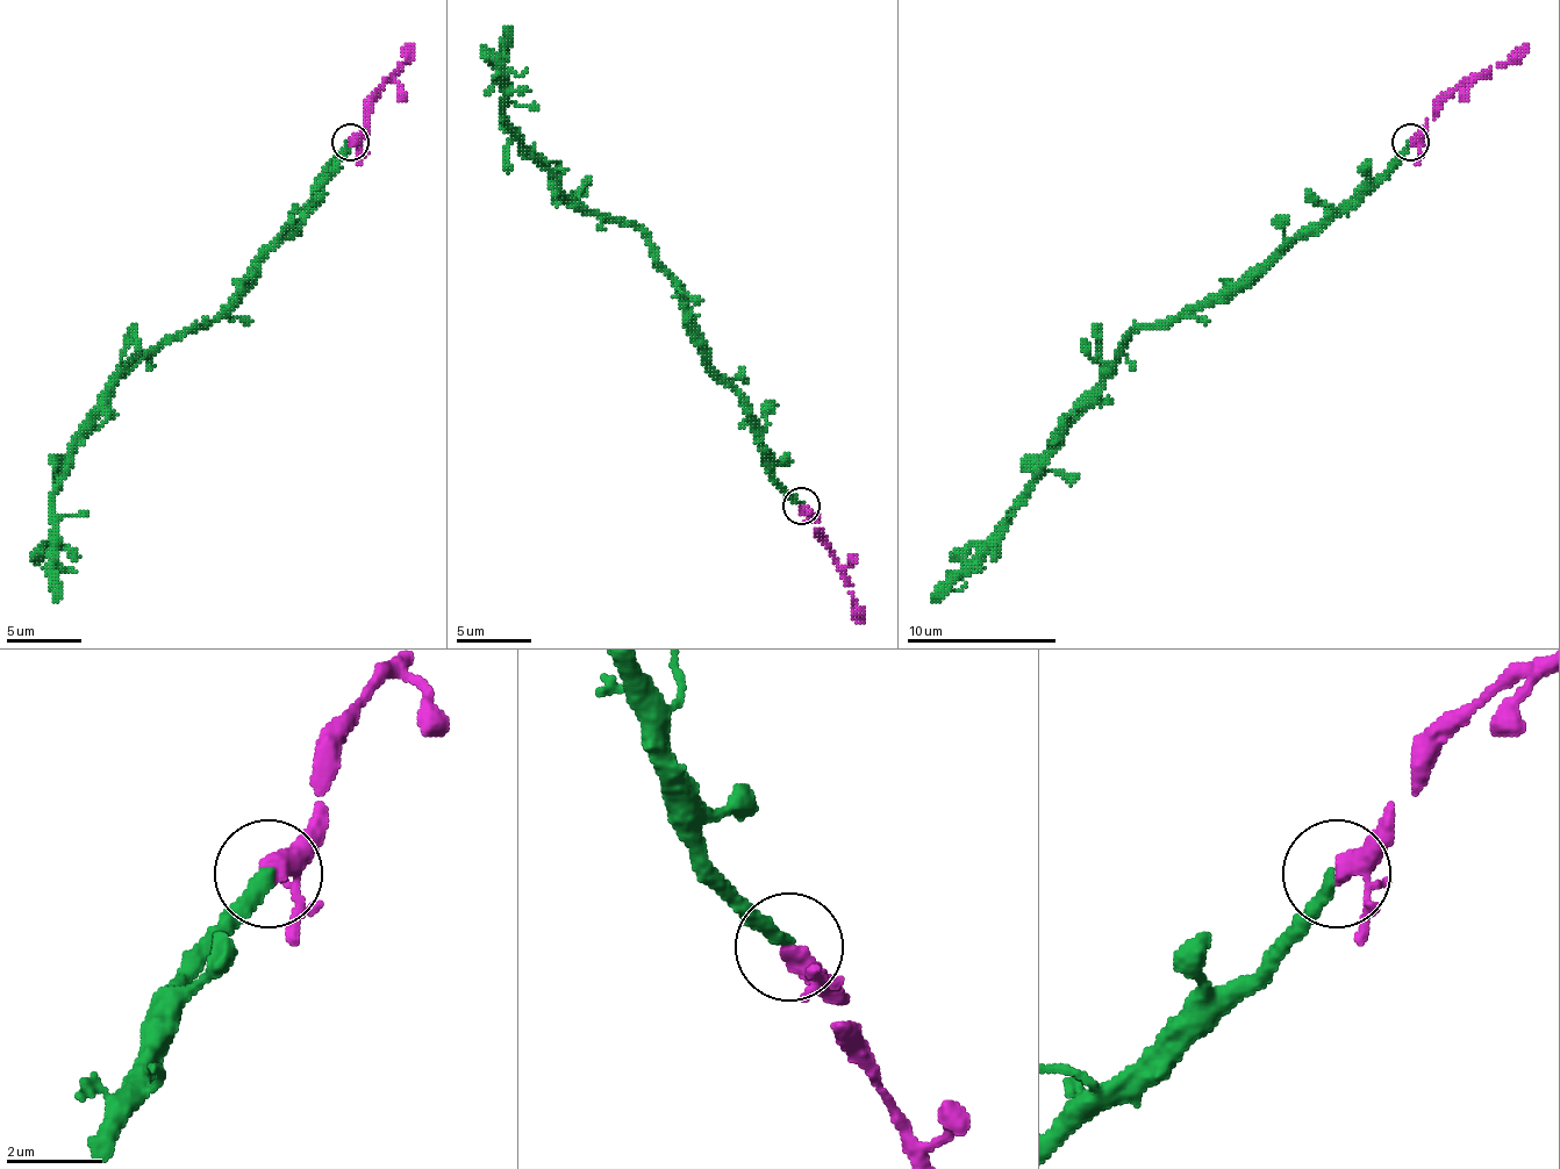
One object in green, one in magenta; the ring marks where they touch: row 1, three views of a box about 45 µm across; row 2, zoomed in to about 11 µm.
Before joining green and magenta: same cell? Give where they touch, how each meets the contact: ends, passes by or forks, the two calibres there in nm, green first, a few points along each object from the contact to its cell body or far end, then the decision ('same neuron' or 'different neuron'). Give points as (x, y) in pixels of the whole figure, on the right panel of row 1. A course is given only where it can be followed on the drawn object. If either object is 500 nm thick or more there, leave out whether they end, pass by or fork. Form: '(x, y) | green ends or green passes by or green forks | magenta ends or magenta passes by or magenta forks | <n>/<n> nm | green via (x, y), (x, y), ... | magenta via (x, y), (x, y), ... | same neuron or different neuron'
(1410, 142) | green ends | magenta forks | 320/280 nm | green via (1408, 142), (1381, 176), (1265, 265), (1172, 321), (1135, 332), (1030, 496), (932, 602) | magenta via (1411, 142), (1460, 85), (1509, 63), (1528, 44) | same neuron

